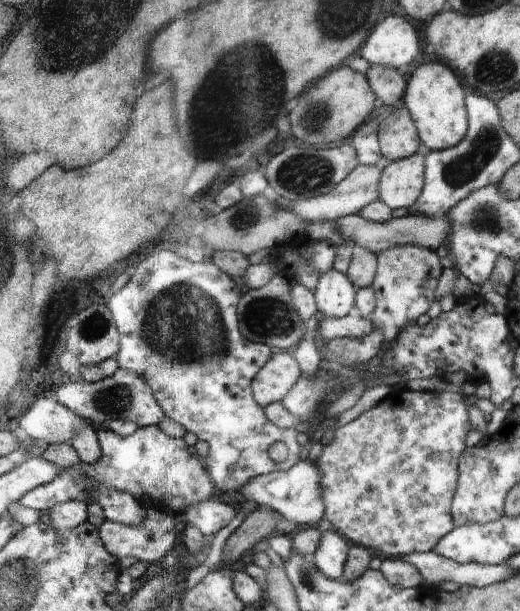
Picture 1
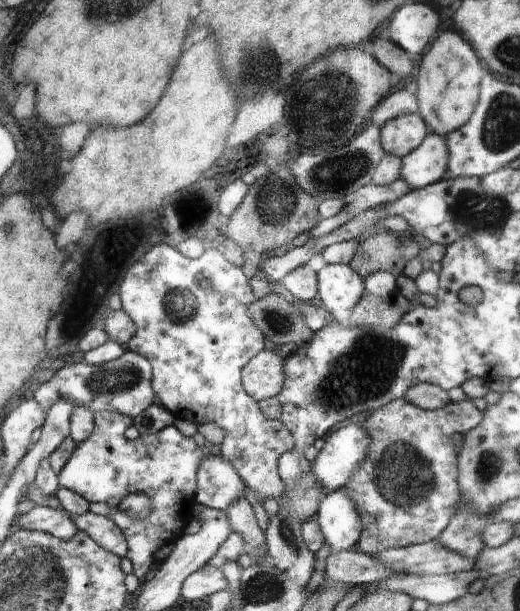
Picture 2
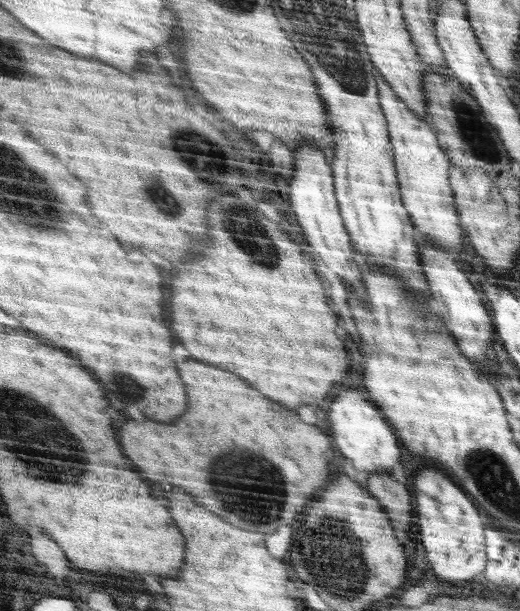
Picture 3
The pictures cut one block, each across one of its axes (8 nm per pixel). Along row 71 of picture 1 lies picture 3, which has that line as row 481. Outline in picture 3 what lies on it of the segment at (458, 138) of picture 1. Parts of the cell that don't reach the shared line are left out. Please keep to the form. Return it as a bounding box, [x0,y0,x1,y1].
[416,468,488,582]

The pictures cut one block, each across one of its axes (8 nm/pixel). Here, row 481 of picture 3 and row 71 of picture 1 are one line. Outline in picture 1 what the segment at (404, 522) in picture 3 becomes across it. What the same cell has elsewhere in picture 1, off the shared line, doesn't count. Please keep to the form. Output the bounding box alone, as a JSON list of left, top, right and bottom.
[365,65,407,108]

